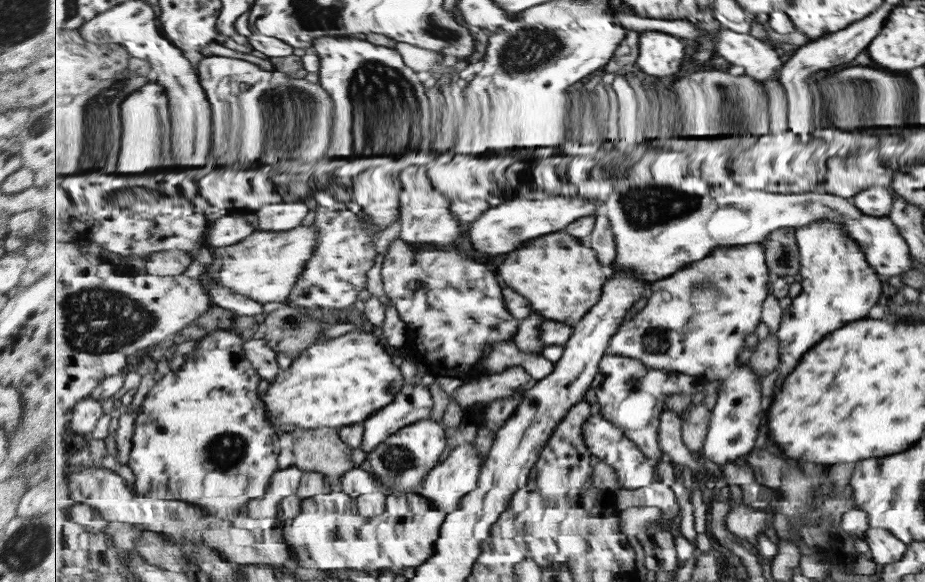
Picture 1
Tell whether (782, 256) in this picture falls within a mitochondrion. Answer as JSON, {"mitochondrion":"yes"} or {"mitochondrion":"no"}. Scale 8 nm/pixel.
{"mitochondrion":"yes"}

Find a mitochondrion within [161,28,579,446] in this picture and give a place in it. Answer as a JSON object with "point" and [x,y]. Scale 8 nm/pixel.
{"point":[385,104]}

